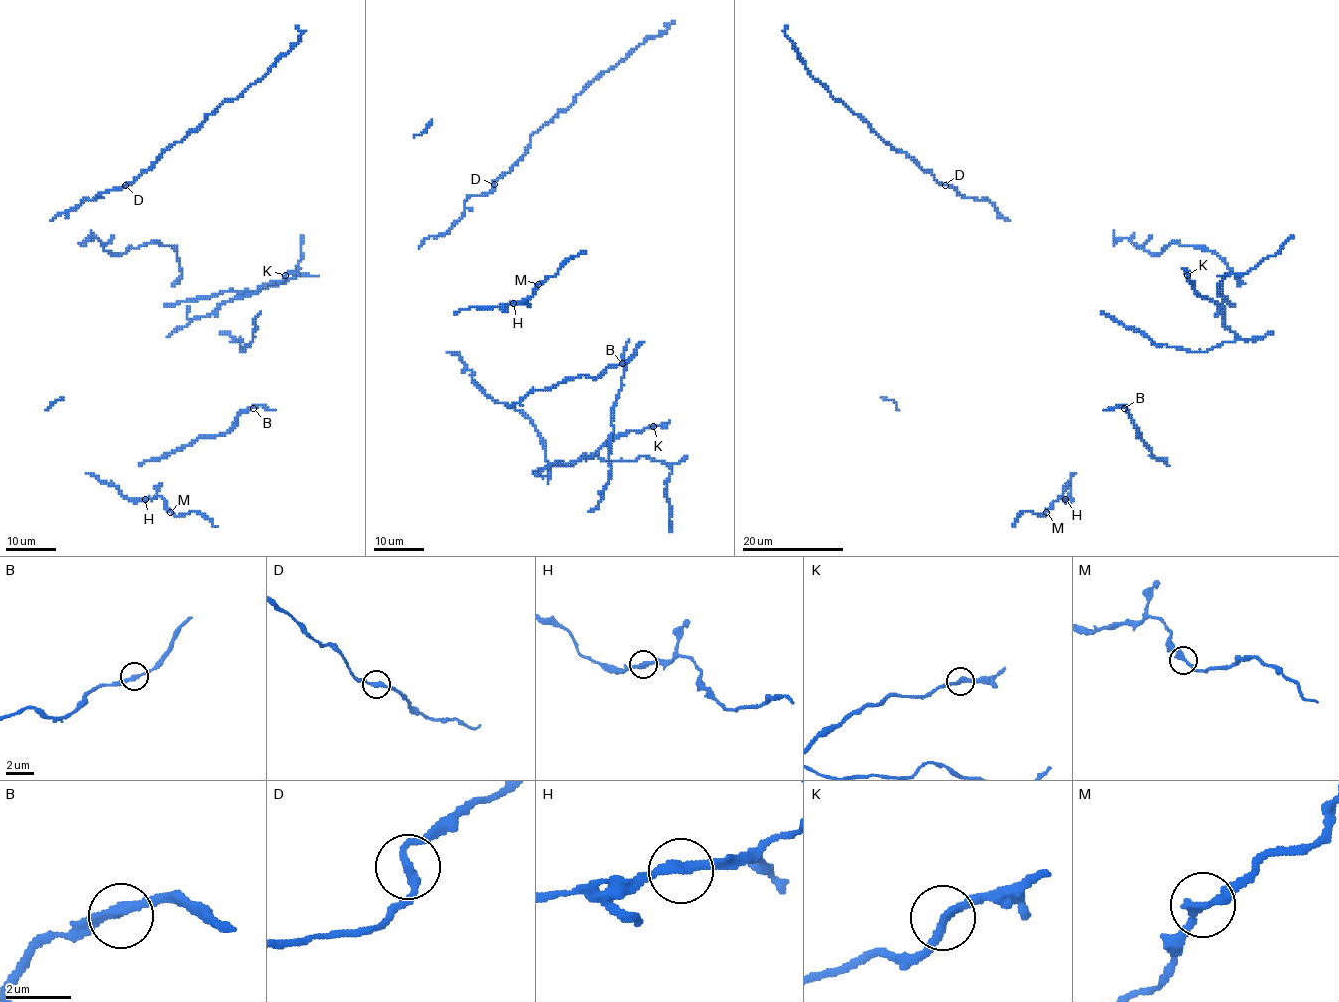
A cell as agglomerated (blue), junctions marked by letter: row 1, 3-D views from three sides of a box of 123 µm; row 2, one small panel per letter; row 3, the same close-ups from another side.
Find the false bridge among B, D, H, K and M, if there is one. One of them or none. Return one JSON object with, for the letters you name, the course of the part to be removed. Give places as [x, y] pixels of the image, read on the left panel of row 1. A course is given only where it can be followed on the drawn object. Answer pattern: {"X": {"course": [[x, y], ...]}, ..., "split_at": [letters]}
{"D": {"course": [[126, 184], [222, 103], [257, 82], [299, 40], [295, 26]]}, "split_at": ["D"]}

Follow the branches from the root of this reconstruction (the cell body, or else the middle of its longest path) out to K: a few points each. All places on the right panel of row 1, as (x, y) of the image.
K: (1229, 301), (1225, 302), (1223, 319), (1220, 308), (1196, 293), (1187, 275)

